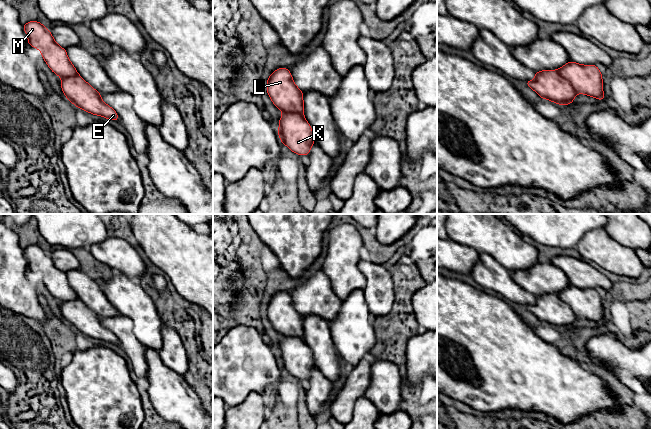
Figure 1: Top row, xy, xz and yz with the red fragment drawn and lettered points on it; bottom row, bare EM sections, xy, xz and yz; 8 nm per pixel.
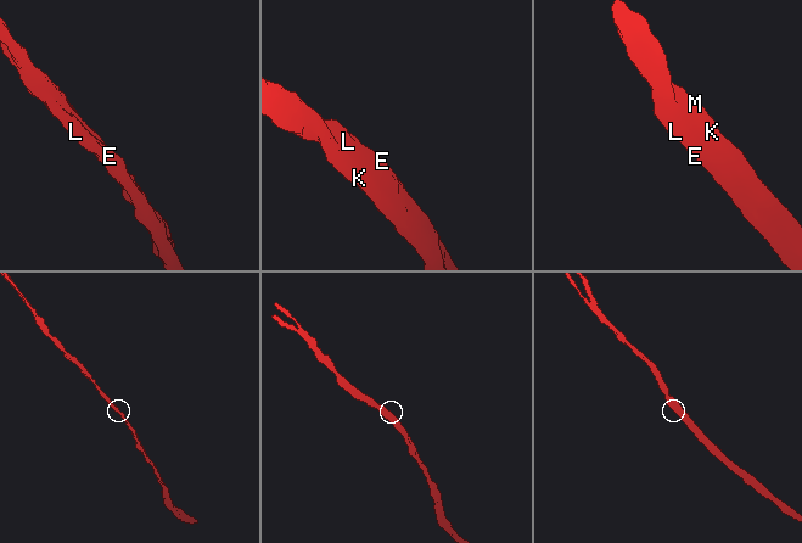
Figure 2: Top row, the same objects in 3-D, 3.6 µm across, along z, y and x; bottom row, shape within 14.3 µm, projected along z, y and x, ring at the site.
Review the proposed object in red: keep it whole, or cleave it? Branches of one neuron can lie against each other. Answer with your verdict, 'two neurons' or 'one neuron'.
one neuron

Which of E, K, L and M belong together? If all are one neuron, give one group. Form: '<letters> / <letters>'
E K L M

